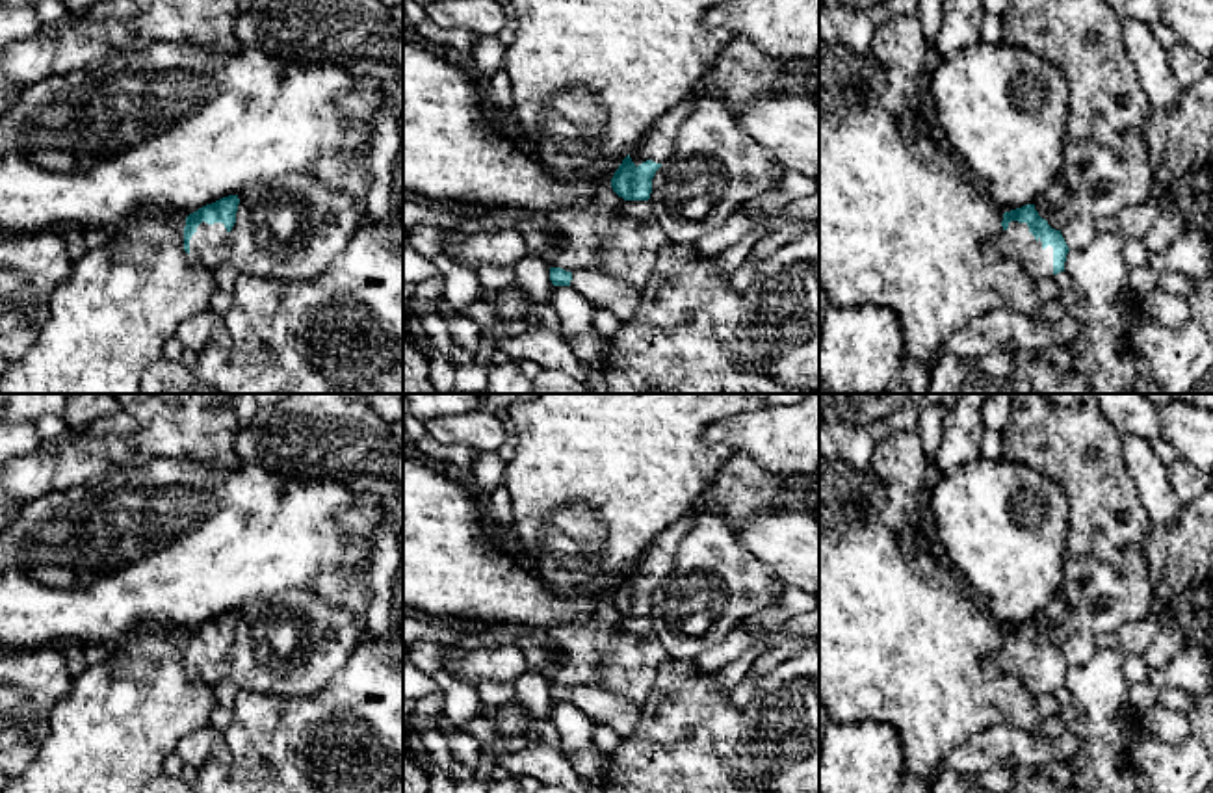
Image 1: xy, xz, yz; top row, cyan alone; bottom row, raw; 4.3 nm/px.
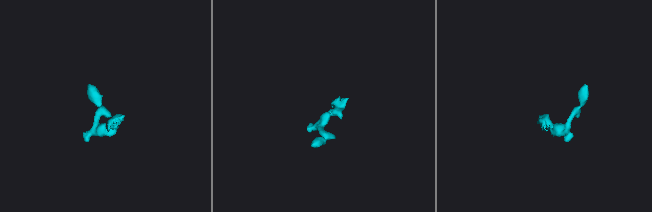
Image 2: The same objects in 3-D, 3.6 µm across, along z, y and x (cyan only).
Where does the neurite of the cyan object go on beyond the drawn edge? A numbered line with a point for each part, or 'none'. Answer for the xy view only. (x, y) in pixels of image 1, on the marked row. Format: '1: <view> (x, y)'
1: xy (208, 244)

